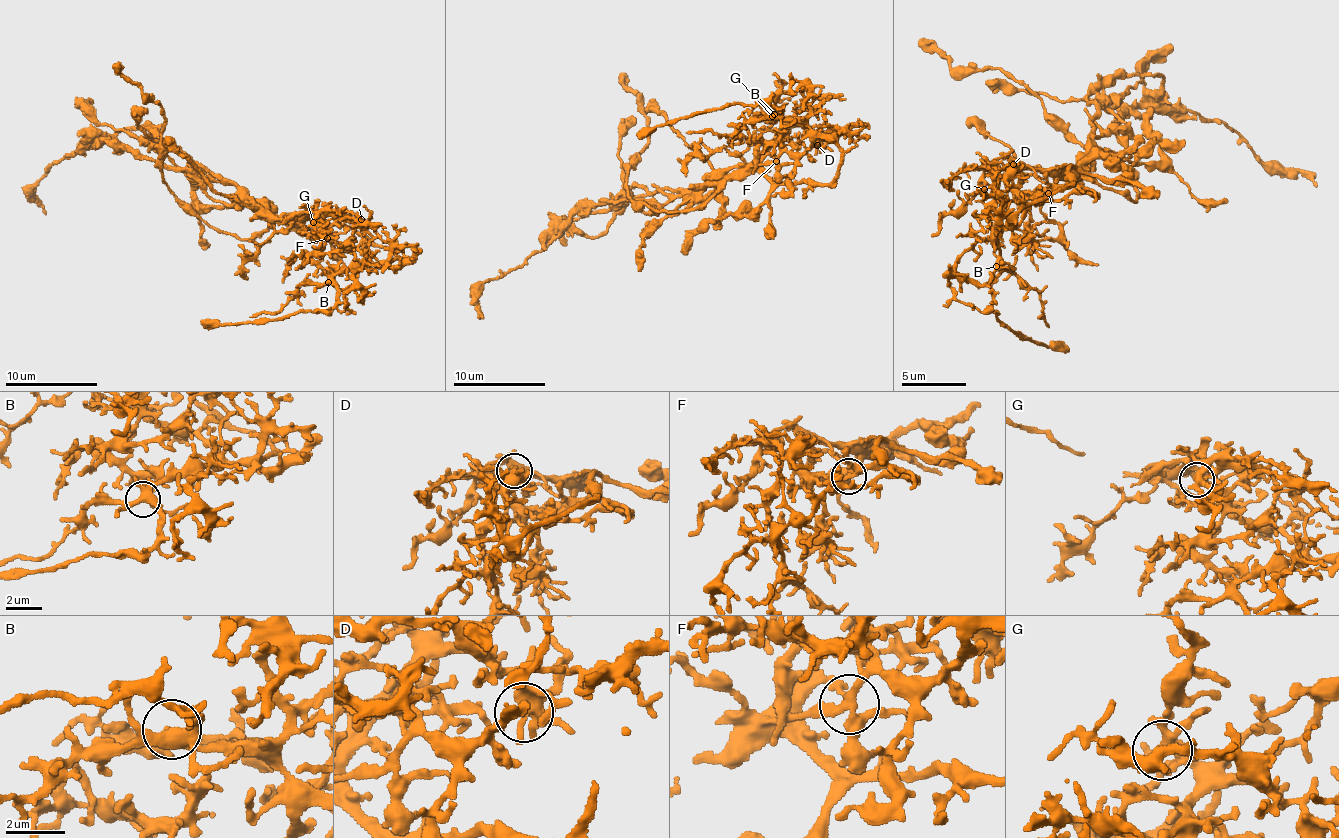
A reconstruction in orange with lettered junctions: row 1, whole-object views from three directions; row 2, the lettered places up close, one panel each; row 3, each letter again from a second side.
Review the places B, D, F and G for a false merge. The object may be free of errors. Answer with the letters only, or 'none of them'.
none of them

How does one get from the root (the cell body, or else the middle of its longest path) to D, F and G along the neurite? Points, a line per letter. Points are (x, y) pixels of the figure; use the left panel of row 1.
D: (266, 210), (291, 216), (317, 210), (322, 215), (344, 213), (360, 229), (361, 219)
F: (266, 210), (270, 214), (298, 218), (327, 238)
G: (266, 210), (276, 215), (293, 216), (317, 210), (324, 215), (313, 222)

